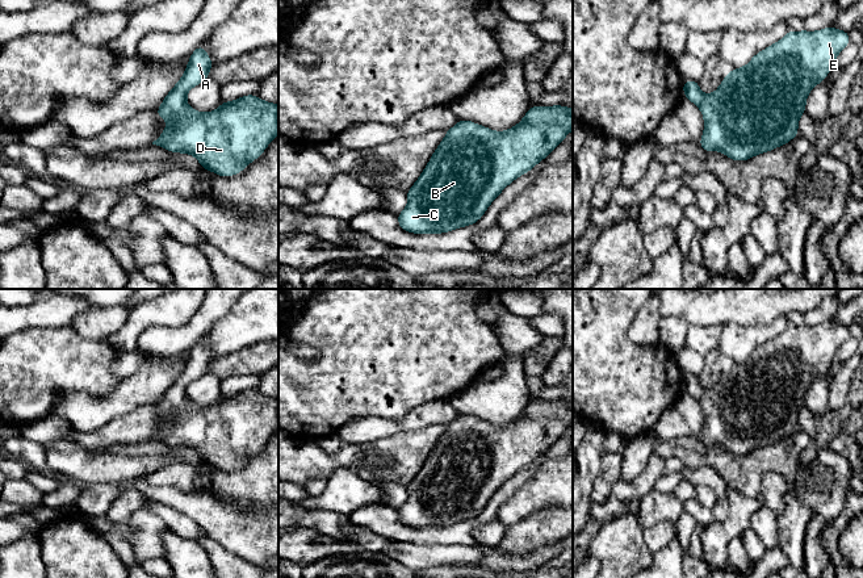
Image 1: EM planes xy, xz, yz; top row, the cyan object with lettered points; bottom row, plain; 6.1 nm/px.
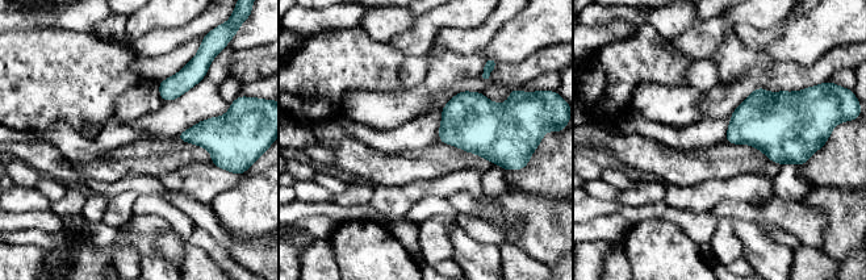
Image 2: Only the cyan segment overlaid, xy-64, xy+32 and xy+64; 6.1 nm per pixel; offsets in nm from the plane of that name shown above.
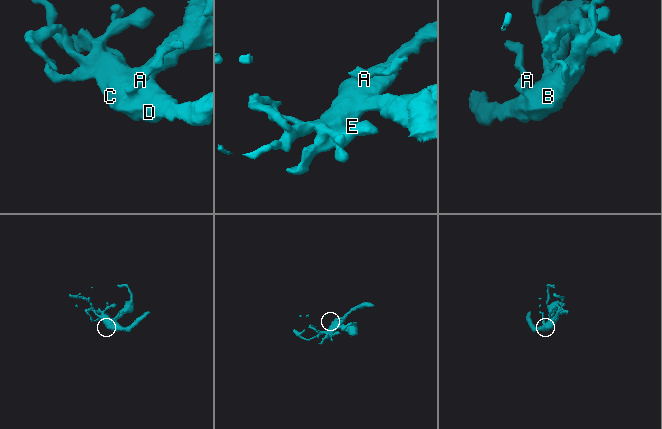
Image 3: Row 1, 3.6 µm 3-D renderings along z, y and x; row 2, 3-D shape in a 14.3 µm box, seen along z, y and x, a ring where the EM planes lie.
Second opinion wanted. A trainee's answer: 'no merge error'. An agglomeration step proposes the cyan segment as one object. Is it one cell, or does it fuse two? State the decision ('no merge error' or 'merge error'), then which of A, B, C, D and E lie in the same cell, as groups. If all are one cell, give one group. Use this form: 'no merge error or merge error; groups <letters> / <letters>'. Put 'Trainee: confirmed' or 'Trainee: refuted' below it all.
no merge error; groups A B C D E
Trainee: confirmed

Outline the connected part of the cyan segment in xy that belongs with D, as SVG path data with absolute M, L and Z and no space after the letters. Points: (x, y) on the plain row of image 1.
M198 339L181 373L155 405L169 419L152 439L196 451L201 462L230 472L261 451L278 428L278 399L246 389L213 406L192 403L187 388L208 373L213 359Z

